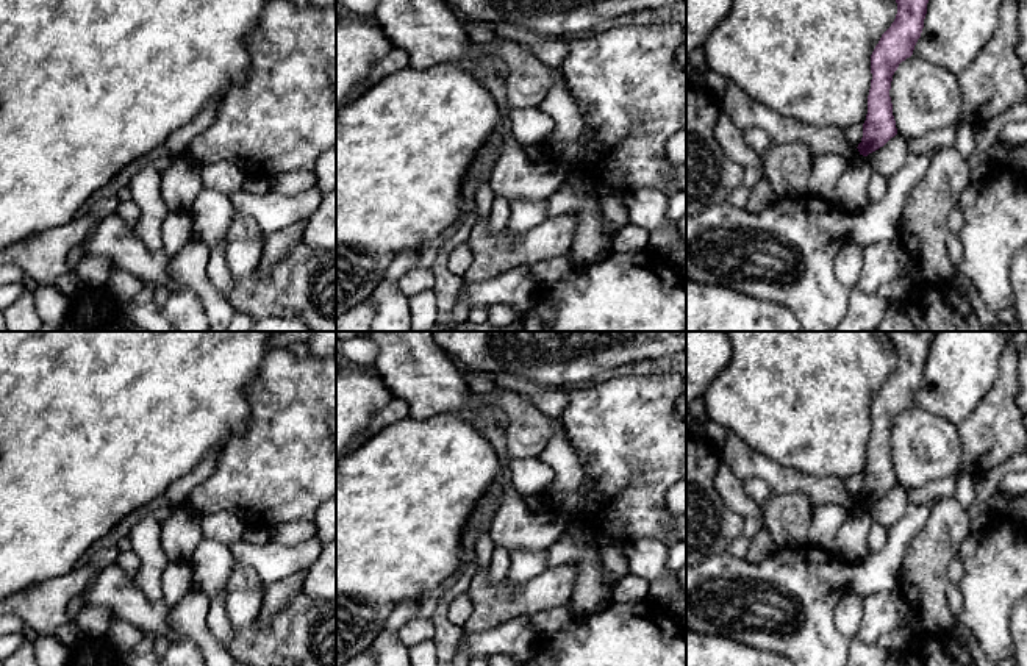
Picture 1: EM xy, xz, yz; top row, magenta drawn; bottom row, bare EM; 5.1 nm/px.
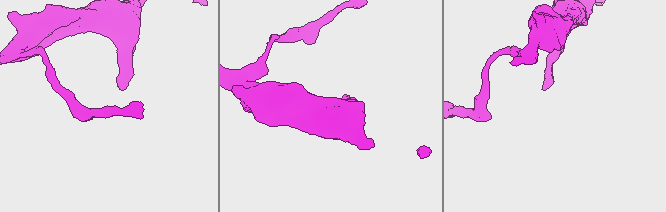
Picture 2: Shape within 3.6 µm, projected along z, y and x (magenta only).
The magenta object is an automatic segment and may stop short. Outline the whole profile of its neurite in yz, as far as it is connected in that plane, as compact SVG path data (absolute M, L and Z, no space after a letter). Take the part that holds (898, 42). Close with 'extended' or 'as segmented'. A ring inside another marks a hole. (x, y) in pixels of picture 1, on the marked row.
M896 0L896 3L896 19L871 55L868 114L857 147L863 156L878 150L897 134L889 97L891 81L899 64L913 55L924 28L929 0Z | as segmented

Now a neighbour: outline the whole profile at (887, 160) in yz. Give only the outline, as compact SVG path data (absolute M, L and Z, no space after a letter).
M896 134L883 147L866 156L872 172L889 180L907 161L911 152L911 139Z

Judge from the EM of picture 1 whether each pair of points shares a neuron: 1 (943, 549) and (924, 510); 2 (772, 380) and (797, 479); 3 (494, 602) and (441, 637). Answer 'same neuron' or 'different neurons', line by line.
1: different neurons
2: different neurons
3: different neurons

